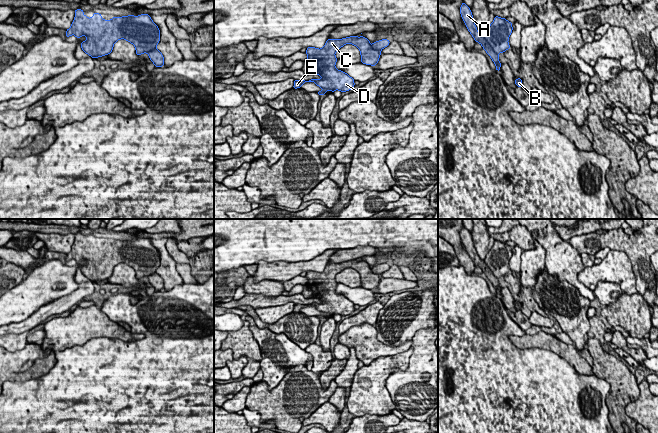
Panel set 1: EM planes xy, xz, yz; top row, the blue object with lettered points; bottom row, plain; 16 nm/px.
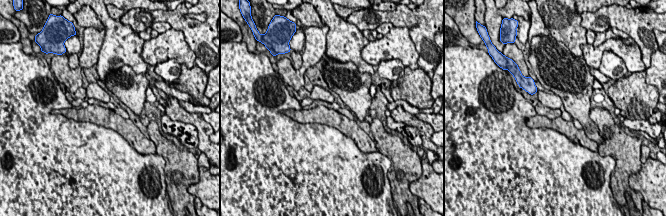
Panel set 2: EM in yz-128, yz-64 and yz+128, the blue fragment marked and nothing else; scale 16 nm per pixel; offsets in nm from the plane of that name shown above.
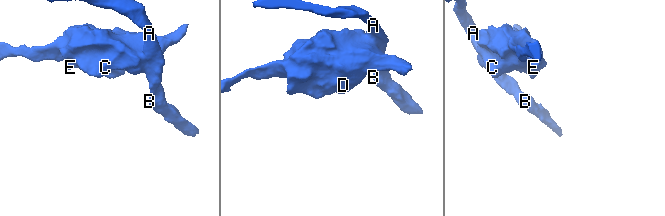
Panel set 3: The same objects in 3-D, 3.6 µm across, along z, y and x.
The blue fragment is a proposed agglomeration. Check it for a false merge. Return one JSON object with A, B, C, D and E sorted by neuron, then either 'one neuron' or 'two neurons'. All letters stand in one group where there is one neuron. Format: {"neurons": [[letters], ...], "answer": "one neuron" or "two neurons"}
{"neurons": [["A", "B"], ["C", "D", "E"]], "answer": "two neurons"}

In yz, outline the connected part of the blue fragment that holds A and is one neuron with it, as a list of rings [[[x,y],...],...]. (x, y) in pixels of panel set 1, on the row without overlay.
[[[463,226],[460,231],[460,237],[463,245],[465,246],[465,249],[469,256],[471,257],[472,261],[475,263],[476,266],[480,267],[483,271],[483,273],[487,276],[487,278],[491,281],[493,286],[496,289],[496,294],[500,295],[501,287],[499,286],[498,278],[496,278],[491,271],[491,269],[486,265],[486,263],[481,260],[476,252],[476,249],[474,247],[474,243],[472,240],[472,236],[470,232]]]

